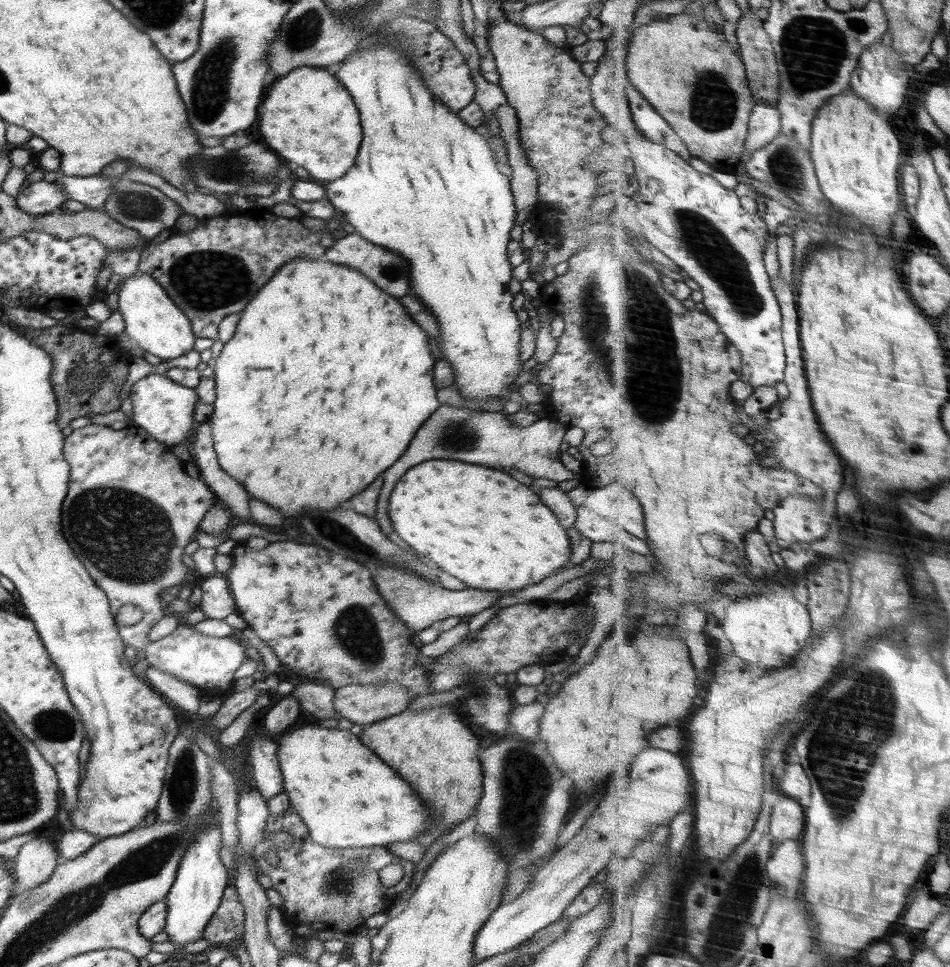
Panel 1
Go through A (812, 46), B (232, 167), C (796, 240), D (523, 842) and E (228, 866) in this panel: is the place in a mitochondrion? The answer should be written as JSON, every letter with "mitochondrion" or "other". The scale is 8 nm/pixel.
{"A":"mitochondrion","B":"mitochondrion","C":"other","D":"mitochondrion","E":"other"}

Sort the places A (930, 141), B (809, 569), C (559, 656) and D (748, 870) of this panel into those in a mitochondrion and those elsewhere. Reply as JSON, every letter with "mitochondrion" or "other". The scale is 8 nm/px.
{"A":"other","B":"other","C":"other","D":"mitochondrion"}

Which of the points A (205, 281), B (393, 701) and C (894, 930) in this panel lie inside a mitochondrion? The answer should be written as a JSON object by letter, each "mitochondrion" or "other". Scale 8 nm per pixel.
{"A":"mitochondrion","B":"other","C":"other"}

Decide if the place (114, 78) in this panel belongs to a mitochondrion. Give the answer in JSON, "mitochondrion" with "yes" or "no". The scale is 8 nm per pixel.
{"mitochondrion":"no"}

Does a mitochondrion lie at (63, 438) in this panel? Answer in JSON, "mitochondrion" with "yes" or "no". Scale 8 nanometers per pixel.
{"mitochondrion":"no"}

